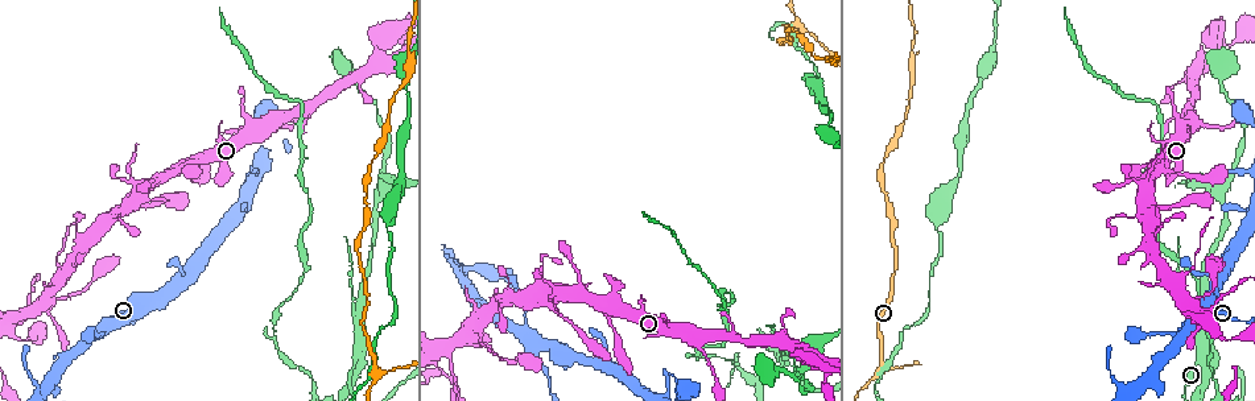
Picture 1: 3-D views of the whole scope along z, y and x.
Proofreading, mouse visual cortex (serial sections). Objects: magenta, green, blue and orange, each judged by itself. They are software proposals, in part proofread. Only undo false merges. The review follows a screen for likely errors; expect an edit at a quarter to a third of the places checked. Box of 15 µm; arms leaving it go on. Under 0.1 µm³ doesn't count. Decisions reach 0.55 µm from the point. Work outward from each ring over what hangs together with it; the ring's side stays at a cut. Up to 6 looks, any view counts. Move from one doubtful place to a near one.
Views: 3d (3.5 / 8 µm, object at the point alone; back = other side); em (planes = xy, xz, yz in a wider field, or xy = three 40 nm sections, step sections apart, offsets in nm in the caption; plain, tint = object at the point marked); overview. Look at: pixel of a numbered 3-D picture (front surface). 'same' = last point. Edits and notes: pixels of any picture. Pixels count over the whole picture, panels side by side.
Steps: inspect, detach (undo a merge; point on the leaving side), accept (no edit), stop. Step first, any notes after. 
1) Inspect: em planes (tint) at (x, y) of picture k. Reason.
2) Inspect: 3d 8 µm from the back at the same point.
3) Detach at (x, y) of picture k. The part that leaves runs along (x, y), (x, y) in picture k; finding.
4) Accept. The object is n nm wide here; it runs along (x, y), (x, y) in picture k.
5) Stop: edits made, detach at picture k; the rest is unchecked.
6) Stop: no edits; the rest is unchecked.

Inspect: 3d 3.5 µm from the back at (360, 350) of picture 1. Calibre changes.

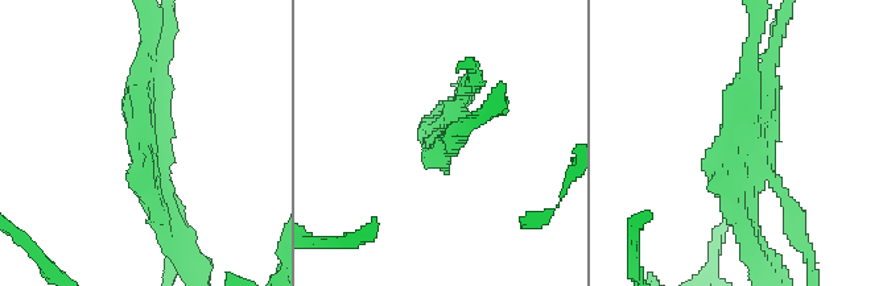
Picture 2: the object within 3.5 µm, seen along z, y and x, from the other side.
Inspect: em xy step 5 (tint) at (147, 147) of picture 2. Shape alone is not enough.

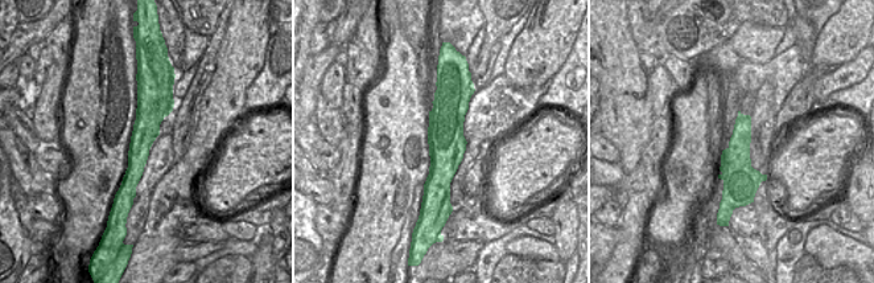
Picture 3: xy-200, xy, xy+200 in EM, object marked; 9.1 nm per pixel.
Detach at (438, 141) of picture 2. A second cell is stuck on.

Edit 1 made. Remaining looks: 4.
Inspect: overview. Redraw.

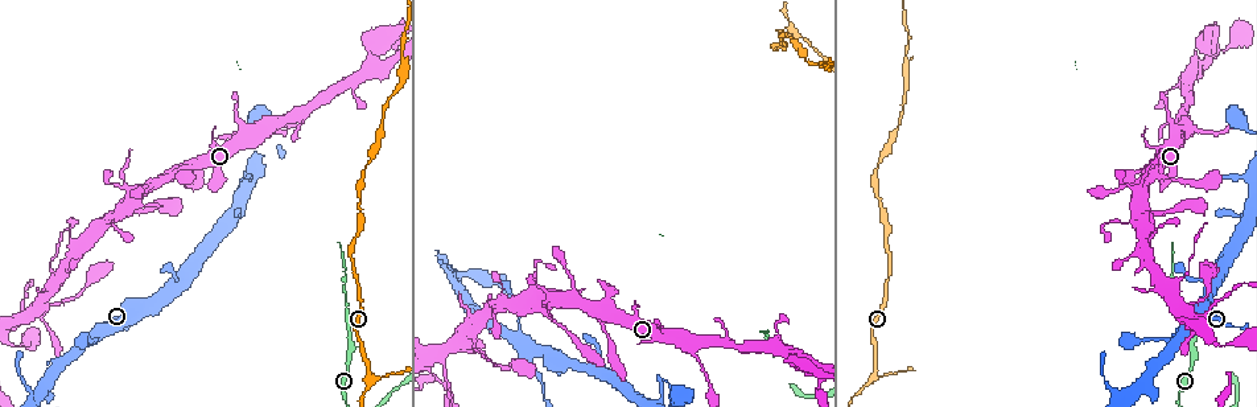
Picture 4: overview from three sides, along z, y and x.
Inspect: 3d 3.5 µm from the back at (1178, 340) of picture 4. Small branch off a trunk.

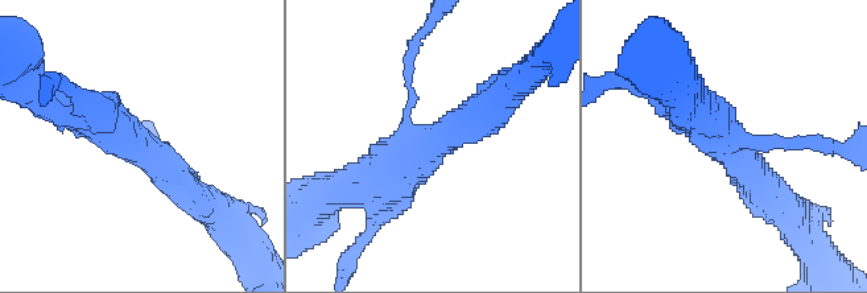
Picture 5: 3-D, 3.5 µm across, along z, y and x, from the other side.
Inspect: em xy step 1 (tint) at (428, 148) of picture 5. 3 arms meet here; the arms are 100, 300, 400 nm wide; need the tissue.

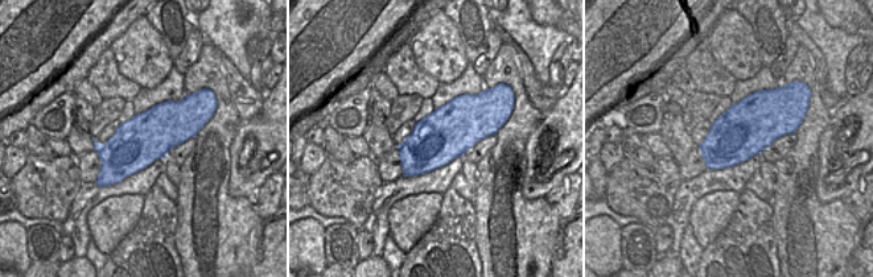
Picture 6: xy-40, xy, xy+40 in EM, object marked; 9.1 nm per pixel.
Accept. It runs along (382, 207), (378, 190), (487, 108) in picture 5; one cell here.

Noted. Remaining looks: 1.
Stop: edits made, detach at picture 2; the rest is unchecked.

